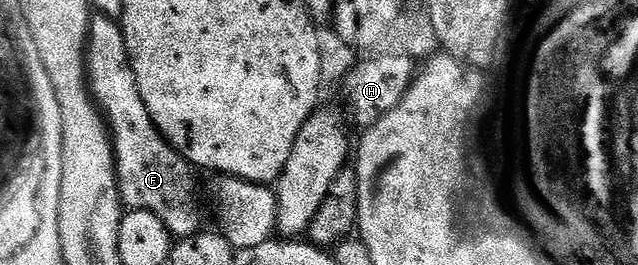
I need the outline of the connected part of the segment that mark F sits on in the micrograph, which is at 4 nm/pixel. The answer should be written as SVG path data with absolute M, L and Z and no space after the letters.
M95 17L91 21L91 34L87 45L87 77L91 93L108 127L113 132L115 144L115 168L119 174L119 195L124 204L133 211L148 211L162 221L167 230L175 237L198 235L199 224L199 183L195 180L196 168L176 147L174 147L155 127L149 109L145 109L145 101L141 97L141 89L137 85L137 77L133 73L131 58L125 45L122 26L116 20L106 17Z

